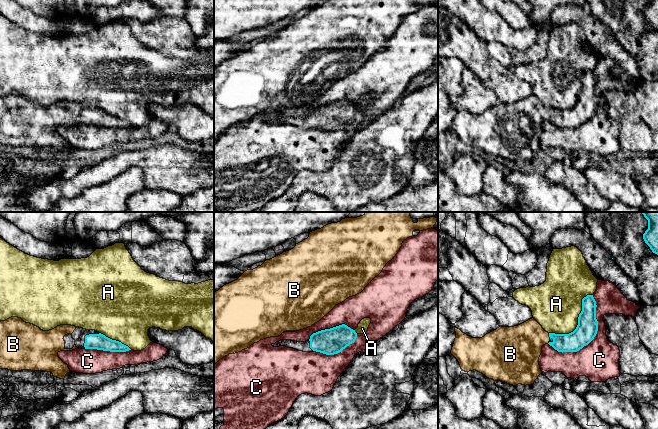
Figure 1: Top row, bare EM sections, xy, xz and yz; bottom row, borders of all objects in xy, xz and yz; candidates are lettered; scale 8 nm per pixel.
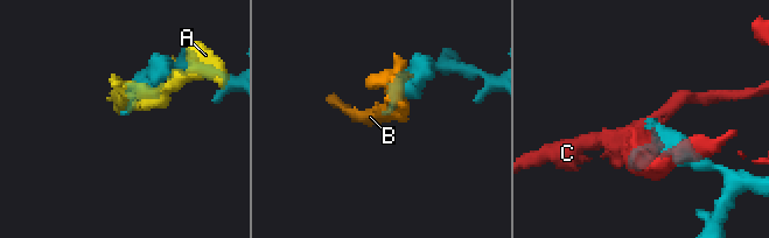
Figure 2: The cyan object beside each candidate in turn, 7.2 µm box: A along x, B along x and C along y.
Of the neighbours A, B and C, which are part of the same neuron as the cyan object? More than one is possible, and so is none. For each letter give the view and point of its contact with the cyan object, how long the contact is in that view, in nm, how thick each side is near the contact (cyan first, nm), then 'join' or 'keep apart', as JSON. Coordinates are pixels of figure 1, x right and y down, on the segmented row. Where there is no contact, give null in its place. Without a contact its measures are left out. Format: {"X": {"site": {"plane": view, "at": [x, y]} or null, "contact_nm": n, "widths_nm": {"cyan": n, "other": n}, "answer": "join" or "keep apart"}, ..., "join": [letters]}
{"A": {"site": {"plane": "yz", "at": [578, 322]}, "contact_nm": 480, "widths_nm": {"cyan": 170, "other": 400}, "answer": "keep apart"}, "B": {"site": {"plane": "yz", "at": [549, 336]}, "contact_nm": 50, "widths_nm": {"cyan": 160, "other": 340}, "answer": "join"}, "C": {"site": {"plane": "yz", "at": [596, 333]}, "contact_nm": 550, "widths_nm": {"cyan": 170, "other": 320}, "answer": "keep apart"}, "join": ["B"]}

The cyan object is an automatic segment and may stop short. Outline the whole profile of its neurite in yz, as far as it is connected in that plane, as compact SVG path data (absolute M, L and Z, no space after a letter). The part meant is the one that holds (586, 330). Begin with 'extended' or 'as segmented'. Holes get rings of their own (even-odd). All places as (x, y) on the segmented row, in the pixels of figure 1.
extended; M593 295L584 297L578 325L569 334L548 333L534 318L518 326L499 327L482 338L472 338L455 327L456 338L451 354L458 360L461 369L465 372L476 370L489 379L500 380L513 386L531 385L543 373L539 365L543 345L549 344L562 353L577 352L594 339L598 331L596 307Z

